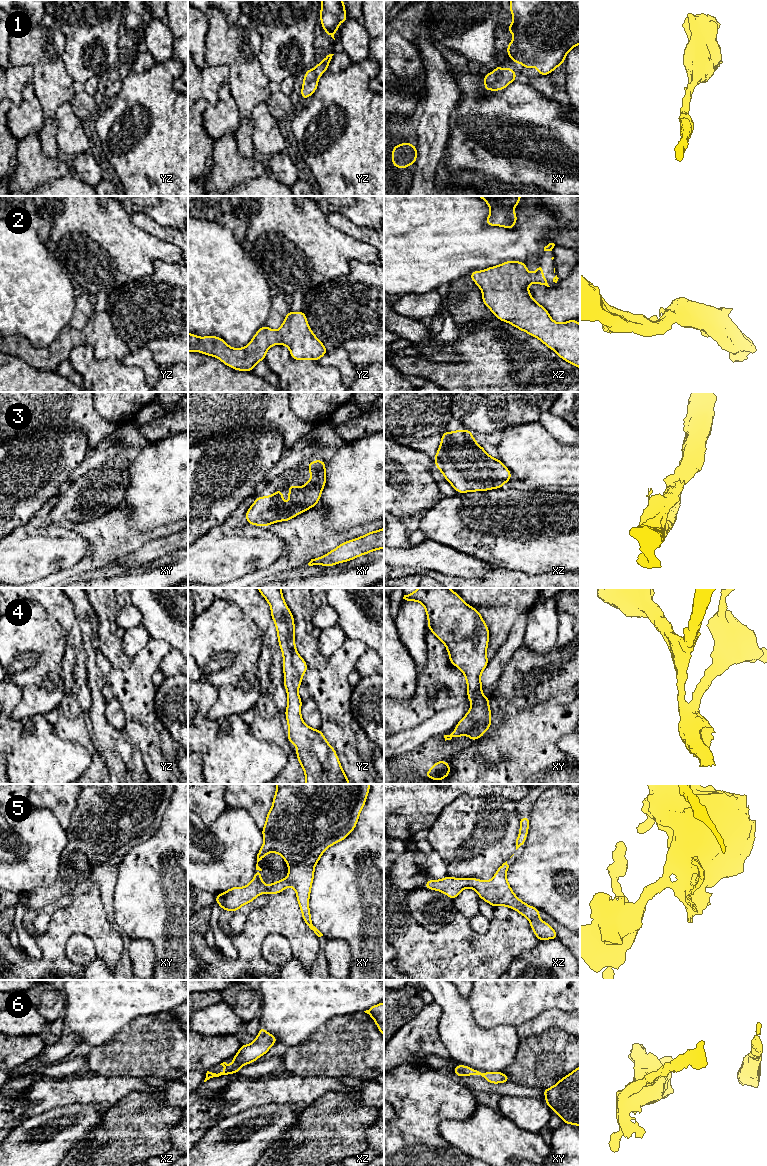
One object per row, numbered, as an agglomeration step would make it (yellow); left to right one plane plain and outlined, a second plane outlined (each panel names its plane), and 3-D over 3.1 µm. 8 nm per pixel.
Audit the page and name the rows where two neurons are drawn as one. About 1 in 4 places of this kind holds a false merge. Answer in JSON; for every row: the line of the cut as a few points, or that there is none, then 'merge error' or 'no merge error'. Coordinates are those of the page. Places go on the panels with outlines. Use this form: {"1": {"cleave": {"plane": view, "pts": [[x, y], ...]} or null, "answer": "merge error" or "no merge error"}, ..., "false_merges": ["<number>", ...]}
{"1": {"cleave": null, "answer": "no merge error"}, "2": {"cleave": null, "answer": "no merge error"}, "3": {"cleave": null, "answer": "no merge error"}, "4": {"cleave": null, "answer": "no merge error"}, "5": {"cleave": null, "answer": "no merge error"}, "6": {"cleave": null, "answer": "no merge error"}, "false_merges": []}

